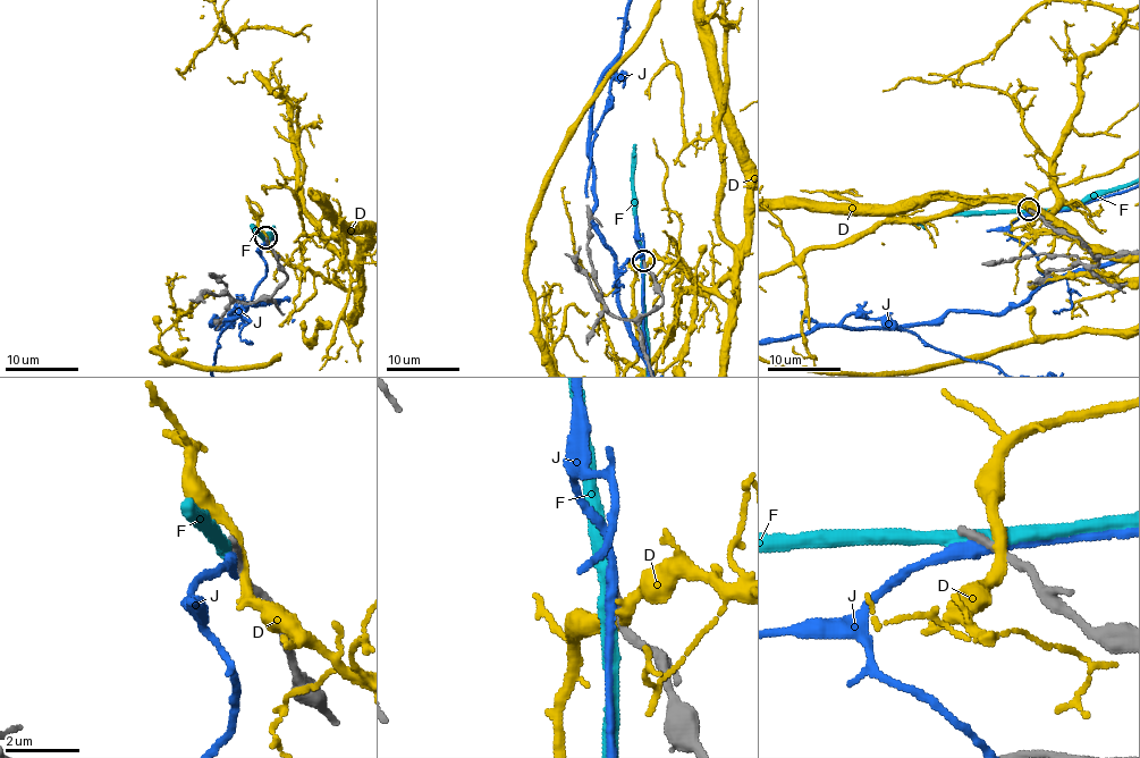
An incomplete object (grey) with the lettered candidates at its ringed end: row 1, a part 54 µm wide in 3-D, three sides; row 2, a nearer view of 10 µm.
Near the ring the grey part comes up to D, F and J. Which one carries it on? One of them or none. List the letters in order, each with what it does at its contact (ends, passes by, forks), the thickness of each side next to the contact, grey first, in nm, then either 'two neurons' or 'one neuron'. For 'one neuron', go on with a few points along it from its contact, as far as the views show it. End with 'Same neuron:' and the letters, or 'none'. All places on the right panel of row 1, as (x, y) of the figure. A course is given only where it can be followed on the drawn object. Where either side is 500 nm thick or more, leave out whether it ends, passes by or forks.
D: it passes by | 200/300 nm | two neurons
F: it passes by | 240/360 nm | two neurons
J: it passes by | 260/300 nm | two neurons
Same neuron: none

